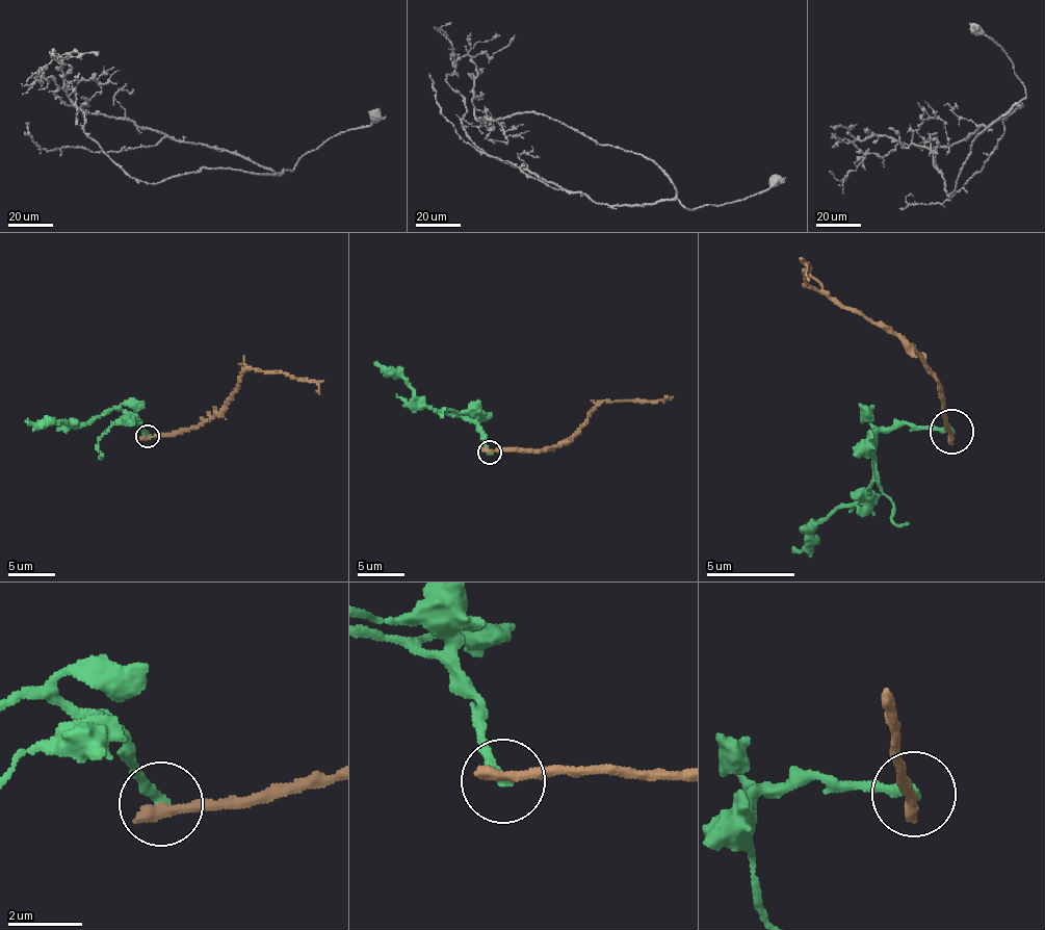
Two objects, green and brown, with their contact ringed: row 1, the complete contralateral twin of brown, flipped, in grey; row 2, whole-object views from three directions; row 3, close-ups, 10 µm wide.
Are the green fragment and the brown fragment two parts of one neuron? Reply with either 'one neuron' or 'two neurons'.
two neurons

